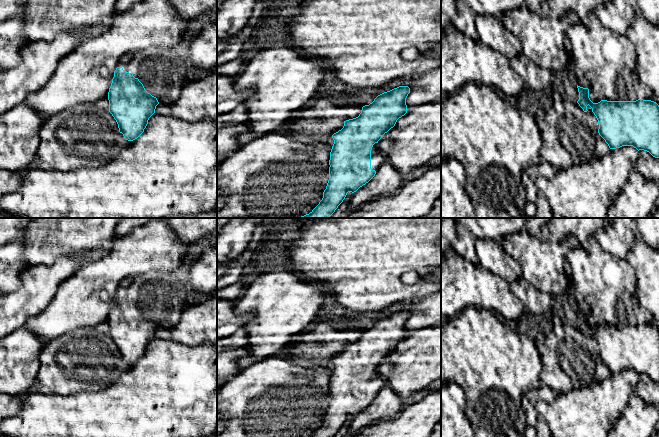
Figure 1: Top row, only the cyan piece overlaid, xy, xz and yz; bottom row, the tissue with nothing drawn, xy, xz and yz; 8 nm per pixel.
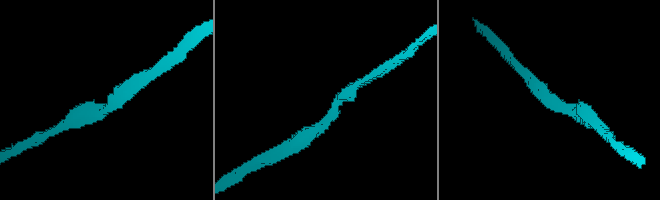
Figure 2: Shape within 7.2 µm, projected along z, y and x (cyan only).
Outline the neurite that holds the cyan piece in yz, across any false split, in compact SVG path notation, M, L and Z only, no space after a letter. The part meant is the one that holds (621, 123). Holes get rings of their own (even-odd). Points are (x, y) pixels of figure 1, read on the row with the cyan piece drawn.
M577 85L579 100L577 103L587 112L587 106L592 108L596 116L599 135L605 140L610 149L622 146L633 146L638 151L649 152L653 157L659 158L659 105L651 100L638 99L636 101L607 101L601 100L593 103L589 98L589 89Z

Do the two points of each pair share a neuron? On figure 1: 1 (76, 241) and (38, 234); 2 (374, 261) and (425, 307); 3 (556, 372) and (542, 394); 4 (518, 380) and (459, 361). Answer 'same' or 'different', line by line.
1: same
2: different
3: different
4: same

